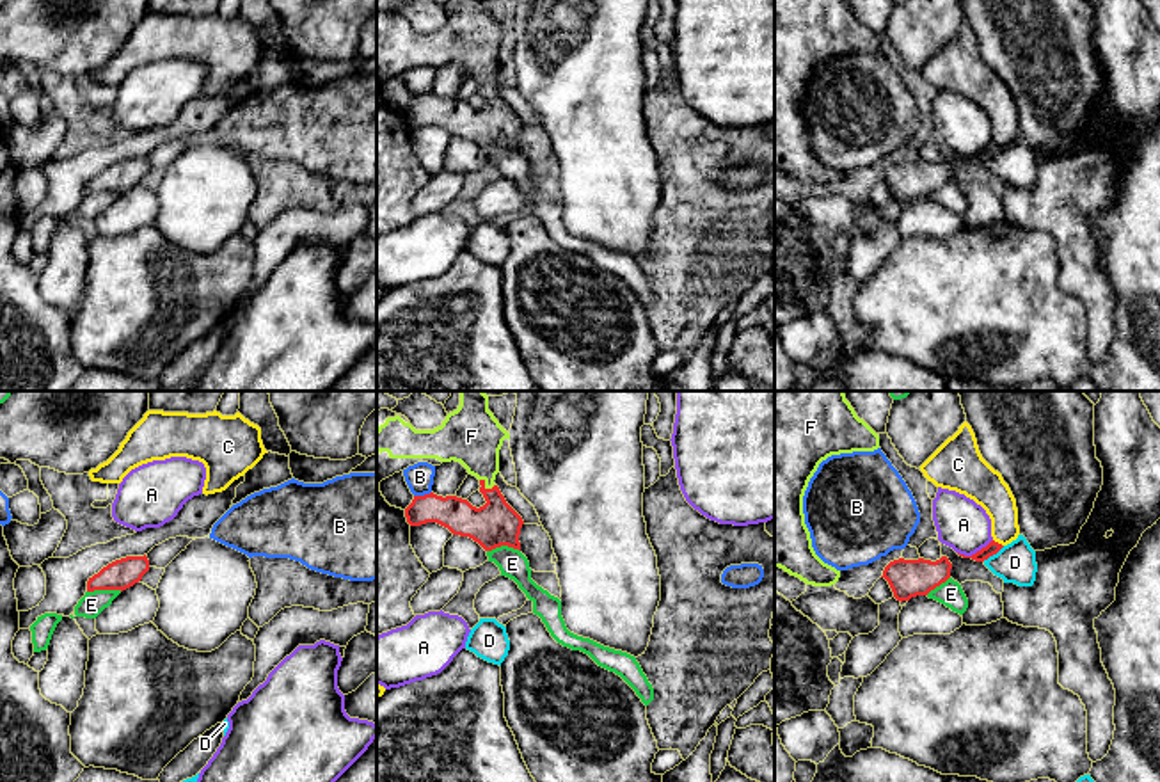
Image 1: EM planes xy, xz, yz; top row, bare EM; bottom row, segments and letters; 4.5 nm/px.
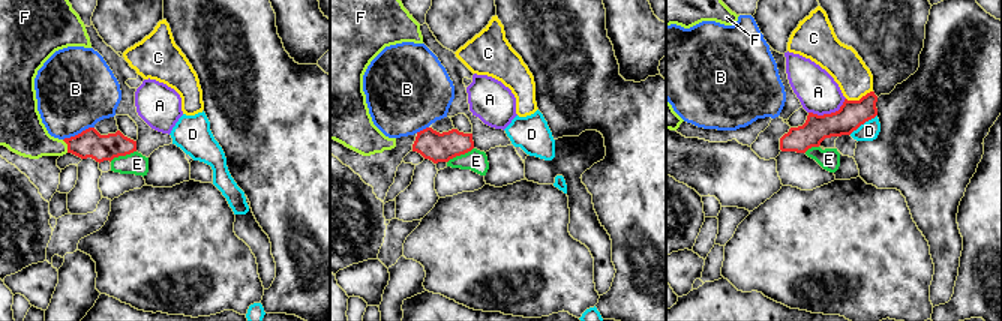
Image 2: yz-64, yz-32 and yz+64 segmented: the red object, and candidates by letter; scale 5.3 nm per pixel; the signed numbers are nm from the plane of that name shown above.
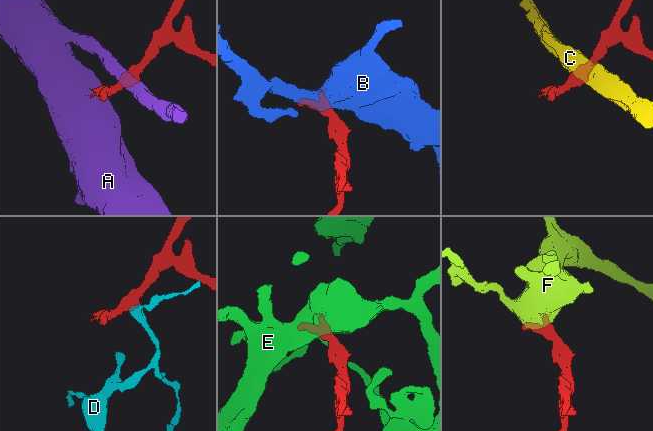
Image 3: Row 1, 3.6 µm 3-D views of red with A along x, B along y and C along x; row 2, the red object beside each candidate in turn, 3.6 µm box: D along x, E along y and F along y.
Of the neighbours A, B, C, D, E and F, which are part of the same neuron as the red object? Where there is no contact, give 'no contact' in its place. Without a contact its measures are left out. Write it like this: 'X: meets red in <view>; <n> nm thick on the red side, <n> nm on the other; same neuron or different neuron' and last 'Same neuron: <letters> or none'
A: meets red in yz; 60 nm thick on the red side, 240 nm on the other; different neuron
B: meets red in xz; 160 nm thick on the red side, 130 nm on the other; different neuron
C: meets red in yz; 60 nm thick on the red side, 160 nm on the other; different neuron
D: meets red in yz; 60 nm thick on the red side, 180 nm on the other; different neuron
E: meets red in xy; 140 nm thick on the red side, 110 nm on the other; different neuron
F: meets red in xz; 200 nm thick on the red side, 260 nm on the other; same neuron
Same neuron: F

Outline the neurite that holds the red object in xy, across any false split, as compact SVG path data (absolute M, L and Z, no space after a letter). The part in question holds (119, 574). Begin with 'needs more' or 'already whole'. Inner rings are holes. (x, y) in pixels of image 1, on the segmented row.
already whole | M126 556L103 567L98 574L89 578L87 592L94 590L126 590L139 583L149 571L147 556Z

